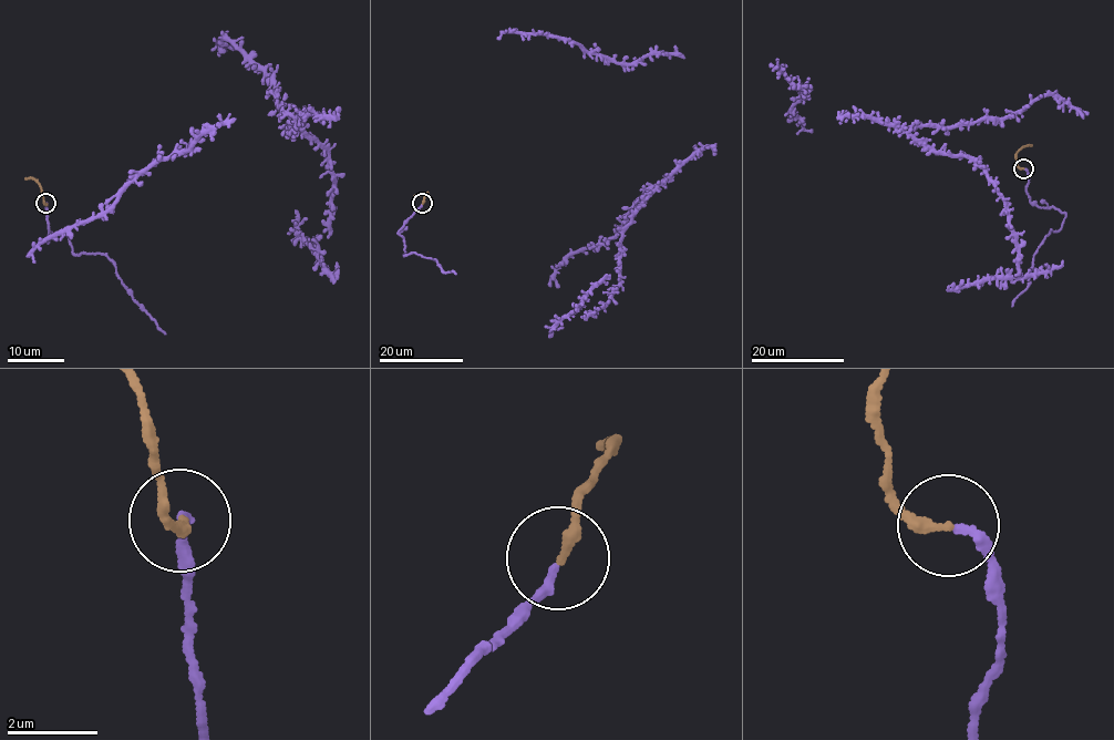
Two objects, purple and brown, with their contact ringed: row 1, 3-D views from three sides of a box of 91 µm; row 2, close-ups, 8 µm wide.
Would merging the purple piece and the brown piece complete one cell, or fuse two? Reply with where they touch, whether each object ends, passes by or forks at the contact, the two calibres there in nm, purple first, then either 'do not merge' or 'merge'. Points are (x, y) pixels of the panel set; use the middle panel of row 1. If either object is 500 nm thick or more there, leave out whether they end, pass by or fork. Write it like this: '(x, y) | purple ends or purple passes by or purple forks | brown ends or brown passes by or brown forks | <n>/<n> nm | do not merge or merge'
(422, 203) | purple ends | brown ends | 190/240 nm | merge

